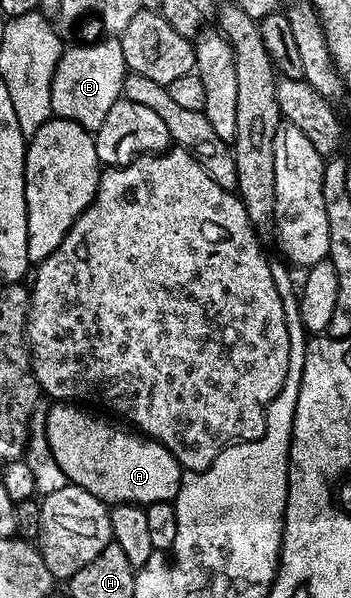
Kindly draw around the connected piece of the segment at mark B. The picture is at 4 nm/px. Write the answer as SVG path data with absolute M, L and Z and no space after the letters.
M107 36L104 39L104 42L95 42L92 46L68 45L59 57L51 85L52 115L73 120L81 124L81 128L92 132L105 124L105 116L109 116L109 108L113 108L115 101L121 97L123 80L129 73L119 38Z

